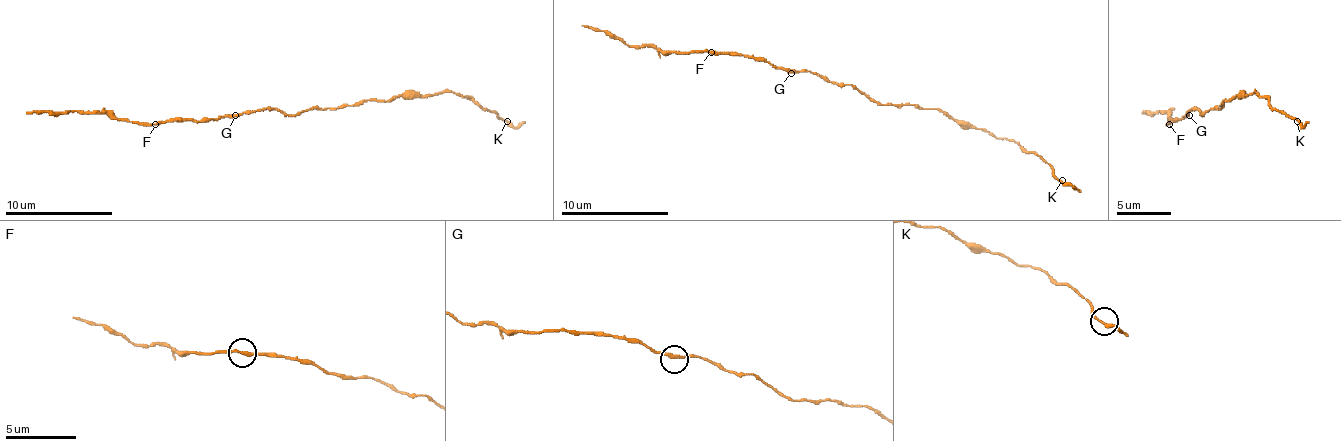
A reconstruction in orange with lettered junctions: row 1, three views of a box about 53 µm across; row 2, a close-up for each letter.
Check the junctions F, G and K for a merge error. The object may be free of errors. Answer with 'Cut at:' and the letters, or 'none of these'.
Cut at: F

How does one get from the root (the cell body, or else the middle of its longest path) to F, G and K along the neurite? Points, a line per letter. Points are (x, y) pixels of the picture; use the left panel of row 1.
F: (294, 115), (284, 115), (278, 110), (254, 110), (206, 121), (157, 121), (155, 123)
G: (294, 115), (284, 115), (278, 110), (254, 110), (235, 115)
K: (294, 115), (370, 99), (388, 102), (394, 96), (450, 91), (507, 121)

